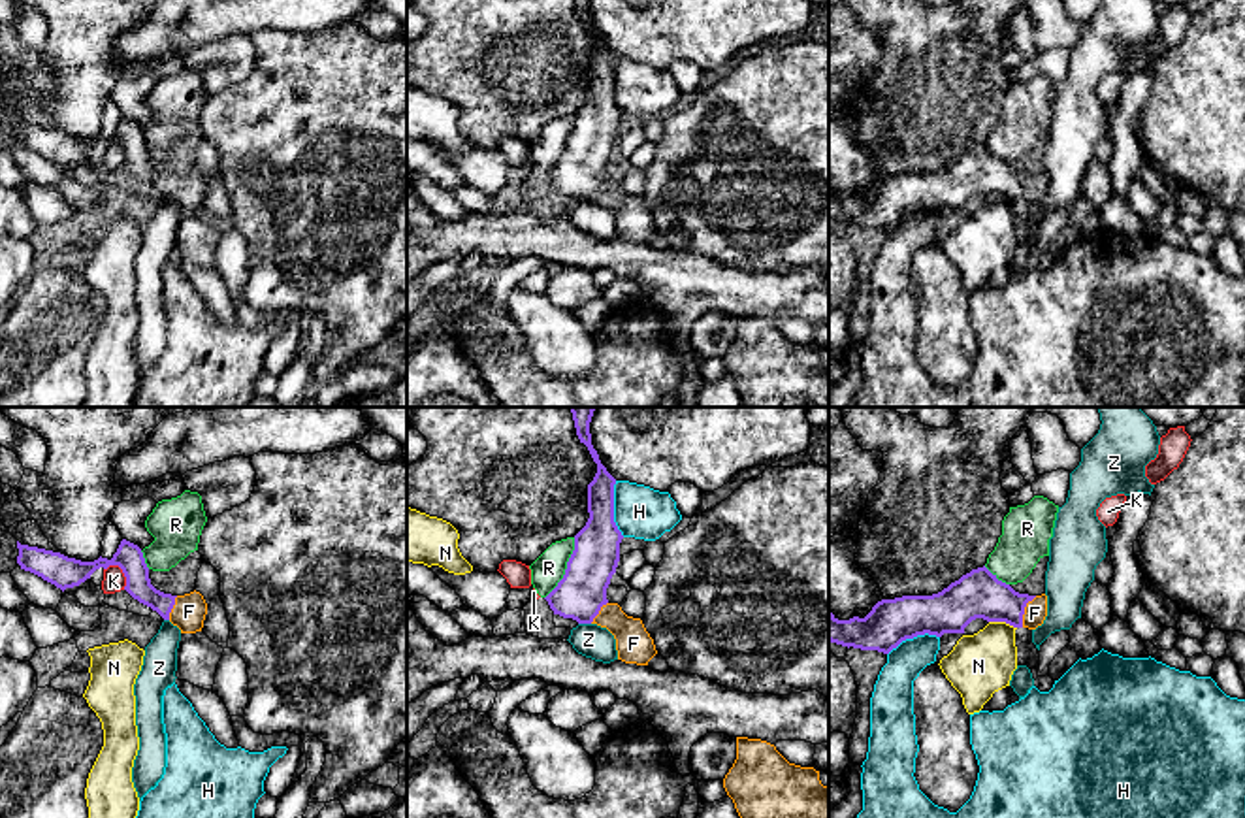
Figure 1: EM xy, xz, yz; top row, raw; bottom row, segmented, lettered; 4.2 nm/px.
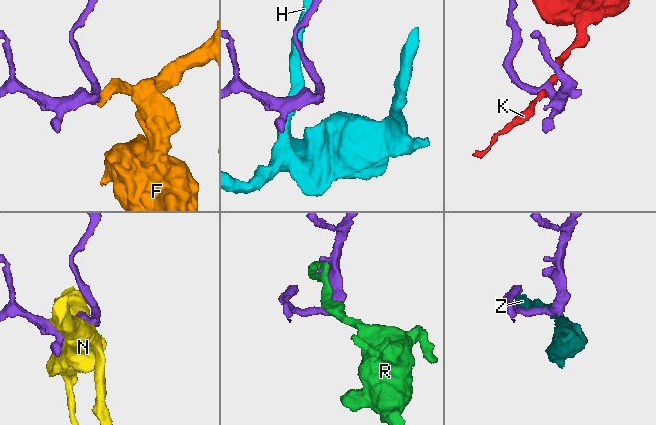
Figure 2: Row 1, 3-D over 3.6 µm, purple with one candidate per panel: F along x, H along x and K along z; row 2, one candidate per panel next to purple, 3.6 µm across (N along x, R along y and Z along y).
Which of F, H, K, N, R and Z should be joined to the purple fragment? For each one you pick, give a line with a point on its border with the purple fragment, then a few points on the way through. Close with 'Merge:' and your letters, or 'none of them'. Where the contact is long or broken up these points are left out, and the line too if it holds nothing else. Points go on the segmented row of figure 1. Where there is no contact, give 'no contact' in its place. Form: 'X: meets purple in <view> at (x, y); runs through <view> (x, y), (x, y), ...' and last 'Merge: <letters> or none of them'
F: meets purple in yz at (1023, 611); runs through yz (978, 594), (1023, 611), (1034, 613)
Merge: F

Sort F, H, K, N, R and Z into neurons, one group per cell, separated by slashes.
F / H / K / N / R / Z

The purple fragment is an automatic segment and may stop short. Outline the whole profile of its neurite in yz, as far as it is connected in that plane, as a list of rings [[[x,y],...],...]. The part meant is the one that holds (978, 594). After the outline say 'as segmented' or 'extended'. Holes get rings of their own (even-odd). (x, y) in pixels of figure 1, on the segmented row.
[[[983,565],[938,594],[881,599],[865,618],[838,620],[829,611],[829,641],[889,654],[917,635],[964,633],[976,618],[1036,630],[1045,616],[1045,594],[1019,594]]]; extended

